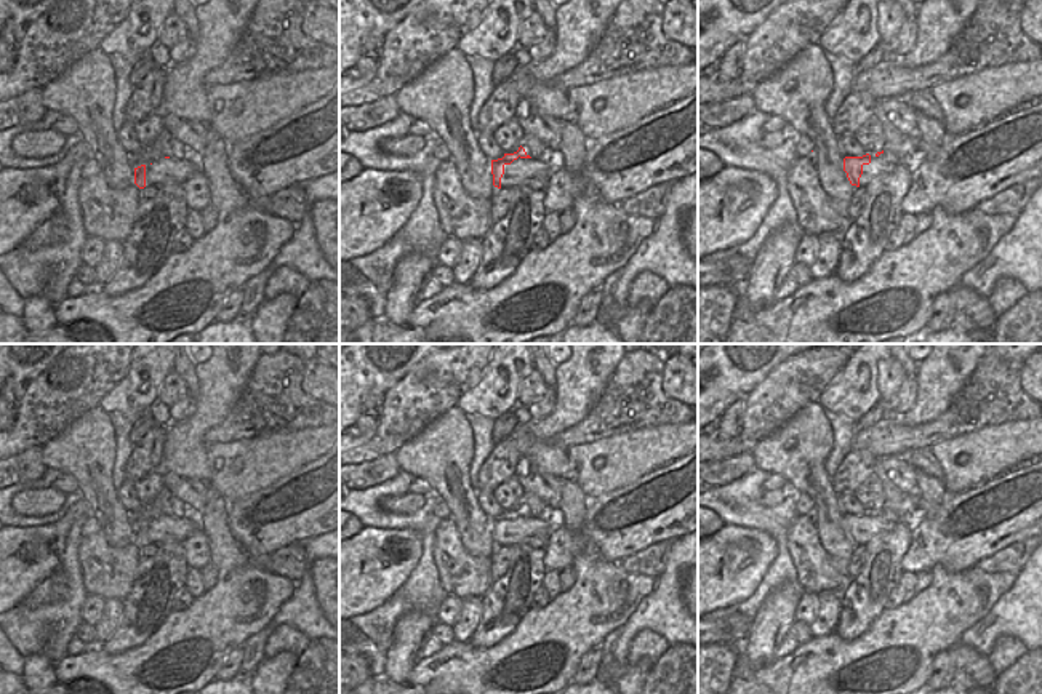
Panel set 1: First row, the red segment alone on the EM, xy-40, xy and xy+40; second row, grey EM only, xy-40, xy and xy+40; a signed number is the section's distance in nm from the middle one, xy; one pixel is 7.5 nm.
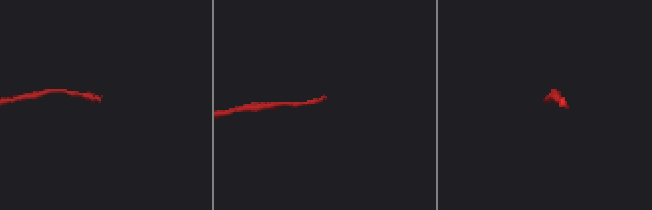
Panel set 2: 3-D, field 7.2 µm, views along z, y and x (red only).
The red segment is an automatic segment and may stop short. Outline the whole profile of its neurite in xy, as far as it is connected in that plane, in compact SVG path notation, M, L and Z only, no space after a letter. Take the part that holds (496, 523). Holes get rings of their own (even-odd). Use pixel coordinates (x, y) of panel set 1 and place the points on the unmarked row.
M520 504L514 512L504 512L503 517L491 518L493 544L498 547L514 547L527 537L549 537L549 524L539 518L531 517Z

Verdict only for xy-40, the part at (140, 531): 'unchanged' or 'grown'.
grown

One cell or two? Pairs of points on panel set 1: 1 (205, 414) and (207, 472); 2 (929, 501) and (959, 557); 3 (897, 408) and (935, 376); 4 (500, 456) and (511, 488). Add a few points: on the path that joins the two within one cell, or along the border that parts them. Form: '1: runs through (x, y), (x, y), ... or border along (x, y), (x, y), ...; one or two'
1: runs through (196, 429), (196, 458); one
2: border along (948, 496), (940, 509), (927, 518); two
3: border along (916, 376), (916, 402), (898, 416); two
4: border along (514, 474), (493, 491); two

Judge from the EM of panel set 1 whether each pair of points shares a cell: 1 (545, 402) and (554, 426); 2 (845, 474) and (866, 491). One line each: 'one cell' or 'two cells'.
1: two cells
2: two cells

